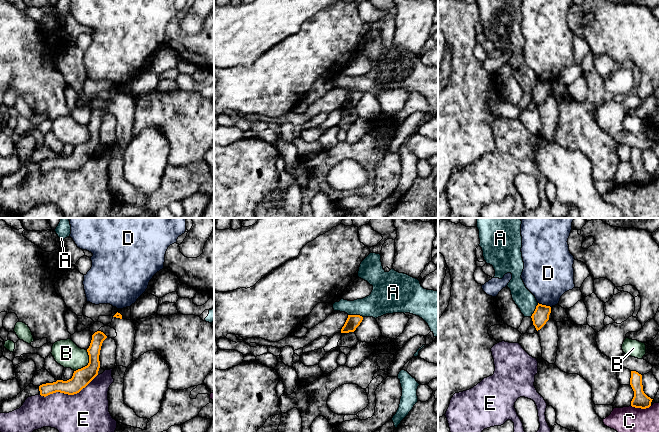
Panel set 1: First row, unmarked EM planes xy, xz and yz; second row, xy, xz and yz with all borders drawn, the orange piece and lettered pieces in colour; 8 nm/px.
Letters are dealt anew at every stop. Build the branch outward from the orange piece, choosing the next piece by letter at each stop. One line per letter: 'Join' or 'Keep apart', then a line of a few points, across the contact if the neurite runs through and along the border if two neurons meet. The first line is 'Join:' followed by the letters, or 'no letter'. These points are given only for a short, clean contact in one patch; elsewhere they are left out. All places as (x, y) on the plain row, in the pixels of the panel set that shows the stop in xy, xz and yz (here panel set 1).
Join: no letter
A: Keep apart. Line: xz (348, 90), (359, 90), (362, 93)
B: Keep apart
C: Keep apart. Line: yz (631, 181), (637, 184), (648, 184), (650, 182)
D: Keep apart. Line: yz (538, 78), (550, 83)
E: Keep apart

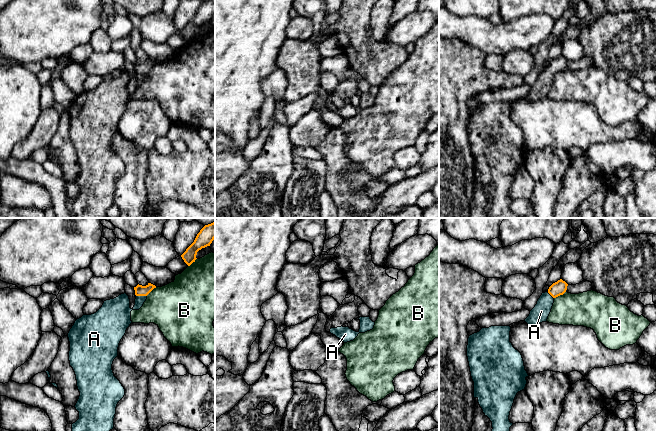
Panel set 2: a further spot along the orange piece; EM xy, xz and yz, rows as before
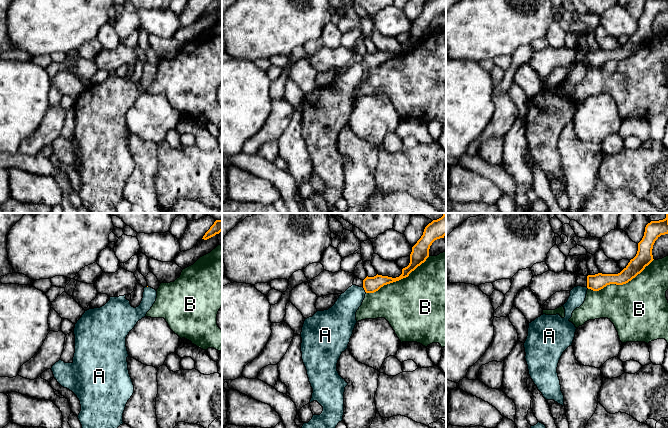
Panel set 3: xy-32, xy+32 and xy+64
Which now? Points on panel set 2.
Join: A
A: Join. Line: xy (140, 66), (141, 71), (134, 84), (116, 89)
B: Keep apart

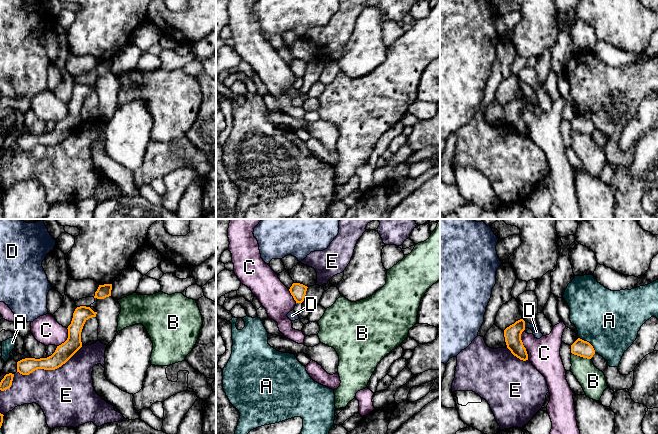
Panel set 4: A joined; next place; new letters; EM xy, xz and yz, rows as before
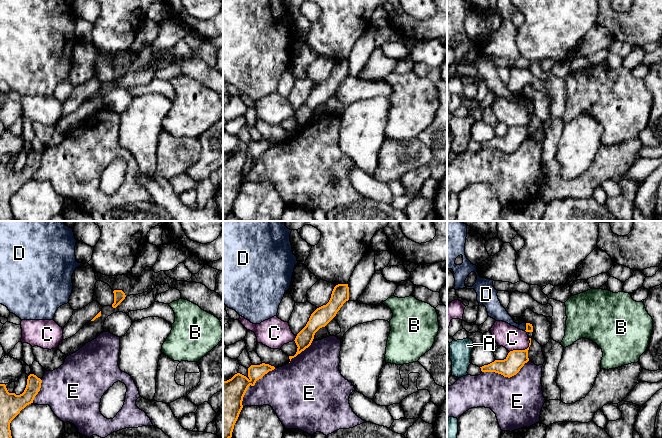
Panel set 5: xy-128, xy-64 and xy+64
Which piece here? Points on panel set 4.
Join: no letter
A: Keep apart
B: Keep apart
C: Keep apart
D: Keep apart. Line: yz (524, 98), (525, 103)
E: Keep apart

